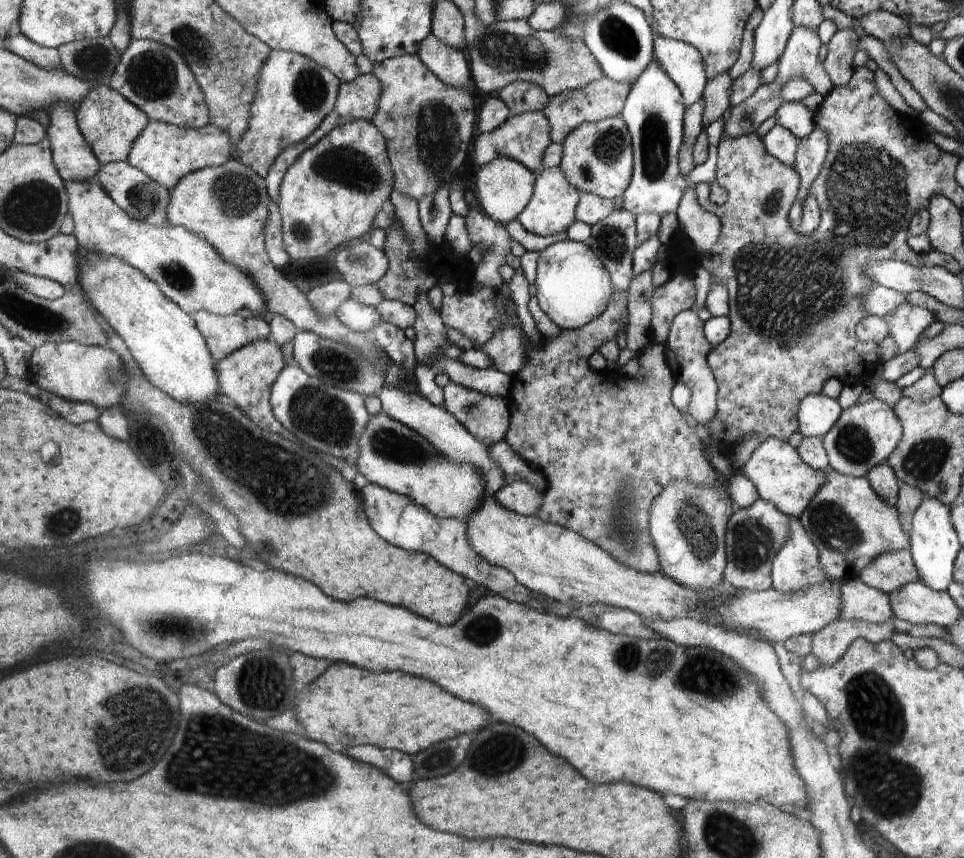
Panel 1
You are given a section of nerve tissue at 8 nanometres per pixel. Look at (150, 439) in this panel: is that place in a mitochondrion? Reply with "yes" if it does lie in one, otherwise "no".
no

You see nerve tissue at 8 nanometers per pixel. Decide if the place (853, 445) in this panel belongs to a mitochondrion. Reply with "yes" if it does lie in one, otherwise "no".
yes

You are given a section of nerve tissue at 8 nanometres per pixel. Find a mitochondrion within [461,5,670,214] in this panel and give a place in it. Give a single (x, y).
(505, 51)

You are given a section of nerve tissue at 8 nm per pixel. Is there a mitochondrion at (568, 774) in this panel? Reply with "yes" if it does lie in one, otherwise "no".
no

